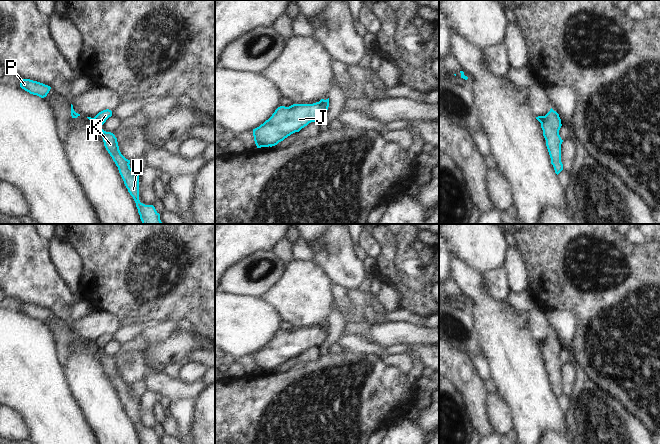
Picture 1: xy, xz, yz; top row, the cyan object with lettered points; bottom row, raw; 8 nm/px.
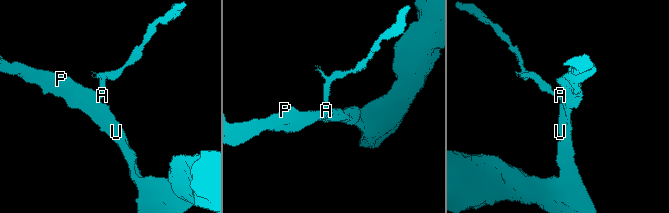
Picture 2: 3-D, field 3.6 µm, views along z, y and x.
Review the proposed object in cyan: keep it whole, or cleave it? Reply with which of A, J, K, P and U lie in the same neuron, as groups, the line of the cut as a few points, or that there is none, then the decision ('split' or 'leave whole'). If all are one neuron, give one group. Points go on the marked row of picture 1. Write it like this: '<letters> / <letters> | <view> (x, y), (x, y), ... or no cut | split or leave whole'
A / J K P U | xy (93, 118), (101, 126) | split

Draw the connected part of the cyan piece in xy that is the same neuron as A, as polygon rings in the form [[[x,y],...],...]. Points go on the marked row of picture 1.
[[[109,109],[103,110],[101,112],[99,112],[95,117],[94,117],[94,121],[98,124],[98,125],[103,125],[106,120],[112,116],[112,111]]]

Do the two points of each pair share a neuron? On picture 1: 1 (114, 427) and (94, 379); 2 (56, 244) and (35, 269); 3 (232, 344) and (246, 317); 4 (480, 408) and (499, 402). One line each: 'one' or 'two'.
1: one
2: two
3: one
4: two

